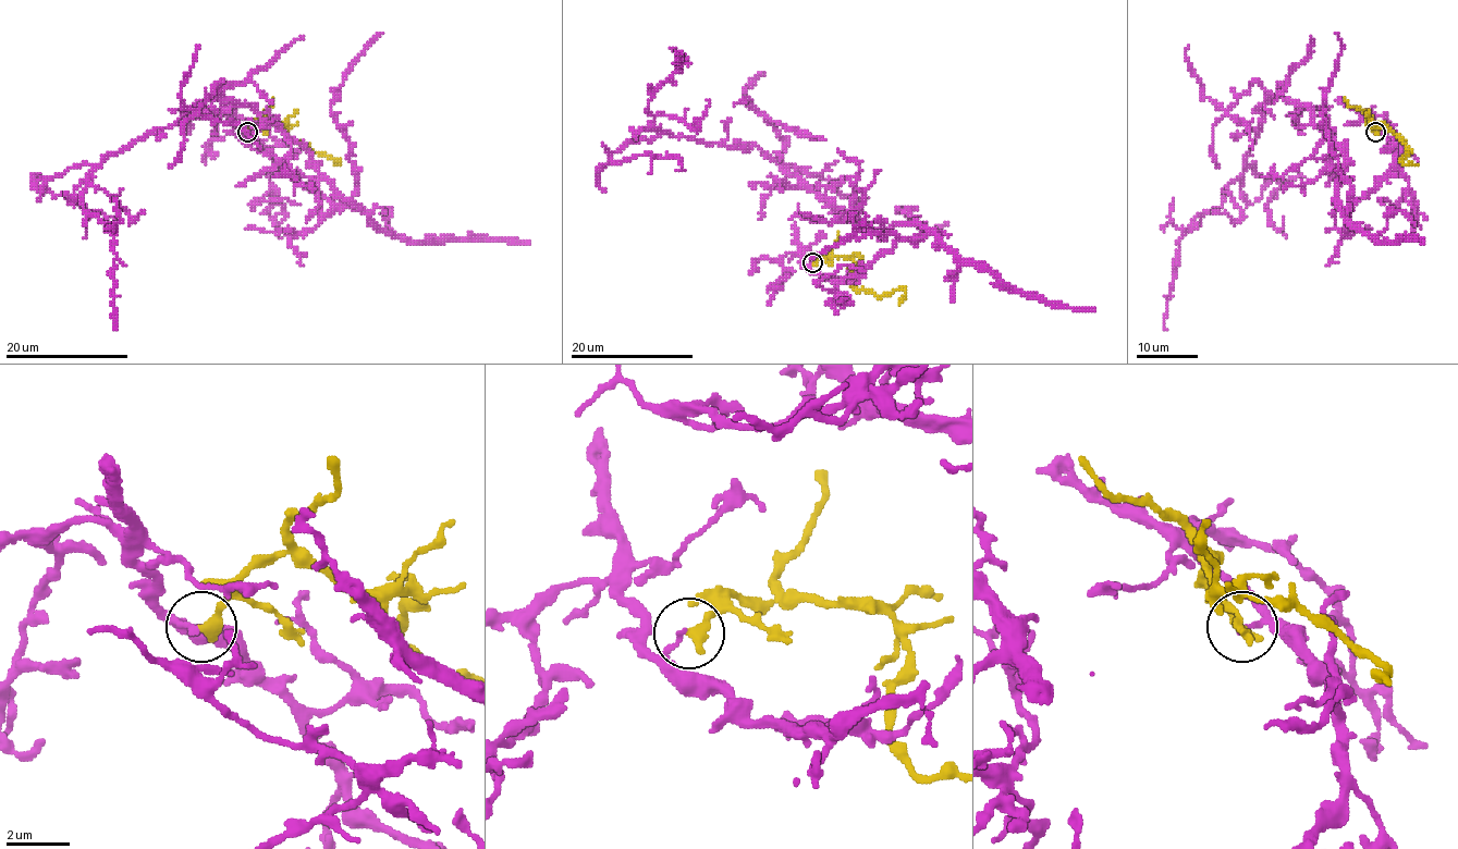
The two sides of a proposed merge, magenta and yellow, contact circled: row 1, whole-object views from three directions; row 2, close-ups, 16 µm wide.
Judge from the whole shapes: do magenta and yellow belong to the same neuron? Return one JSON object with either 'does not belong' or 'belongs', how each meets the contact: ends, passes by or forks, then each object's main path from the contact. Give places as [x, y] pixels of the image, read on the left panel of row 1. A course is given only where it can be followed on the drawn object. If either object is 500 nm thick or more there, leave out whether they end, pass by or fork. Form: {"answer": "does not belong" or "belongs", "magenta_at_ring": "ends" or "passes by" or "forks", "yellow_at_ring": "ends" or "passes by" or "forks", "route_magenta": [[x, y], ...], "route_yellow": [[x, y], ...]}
{"answer": "belongs", "magenta_at_ring": "ends", "yellow_at_ring": "ends", "route_magenta": [[246, 132], [316, 194], [360, 211], [252, 107], [195, 102], [88, 176], [83, 205], [113, 235], [115, 330]], "route_yellow": [[247, 132], [262, 118], [289, 125], [285, 133], [292, 139], [306, 143], [341, 163], [333, 165]]}

